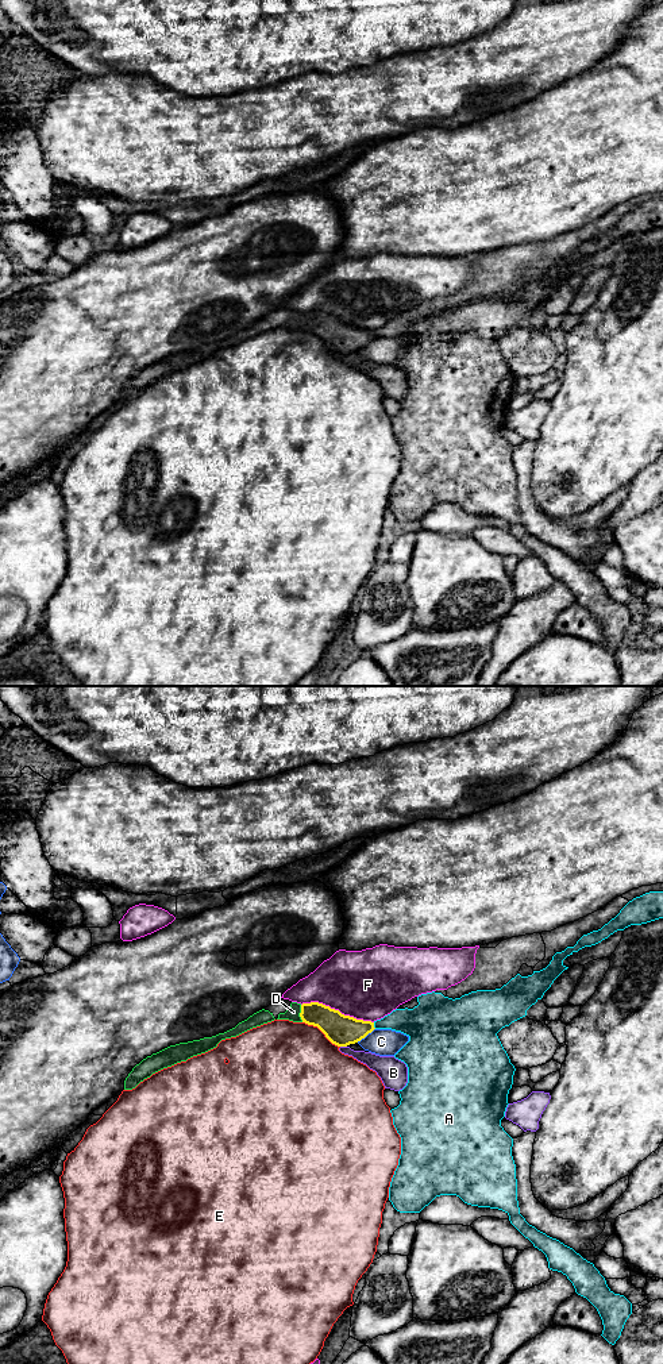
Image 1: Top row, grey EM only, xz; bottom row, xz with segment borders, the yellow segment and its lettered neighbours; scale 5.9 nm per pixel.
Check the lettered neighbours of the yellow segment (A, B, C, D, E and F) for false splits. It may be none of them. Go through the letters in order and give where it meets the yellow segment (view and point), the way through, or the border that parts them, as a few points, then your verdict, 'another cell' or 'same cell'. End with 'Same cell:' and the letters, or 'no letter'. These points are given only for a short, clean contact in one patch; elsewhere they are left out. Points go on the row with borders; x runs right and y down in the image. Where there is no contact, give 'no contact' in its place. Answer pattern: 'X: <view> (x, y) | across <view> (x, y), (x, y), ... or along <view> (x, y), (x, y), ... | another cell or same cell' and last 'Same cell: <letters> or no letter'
A: xz (373, 1025) | another cell
B: xz (343, 1045) | along xz (340, 1045), (346, 1047) | another cell
C: xz (365, 1036) | along xz (374, 1028), (357, 1041) | another cell
D: xz (300, 1013) | across xz (338, 1028), (319, 1014), (300, 1013), (293, 1012) | same cell
E: xz (322, 1031) | another cell
F: xz (338, 1010) | another cell
Same cell: D

